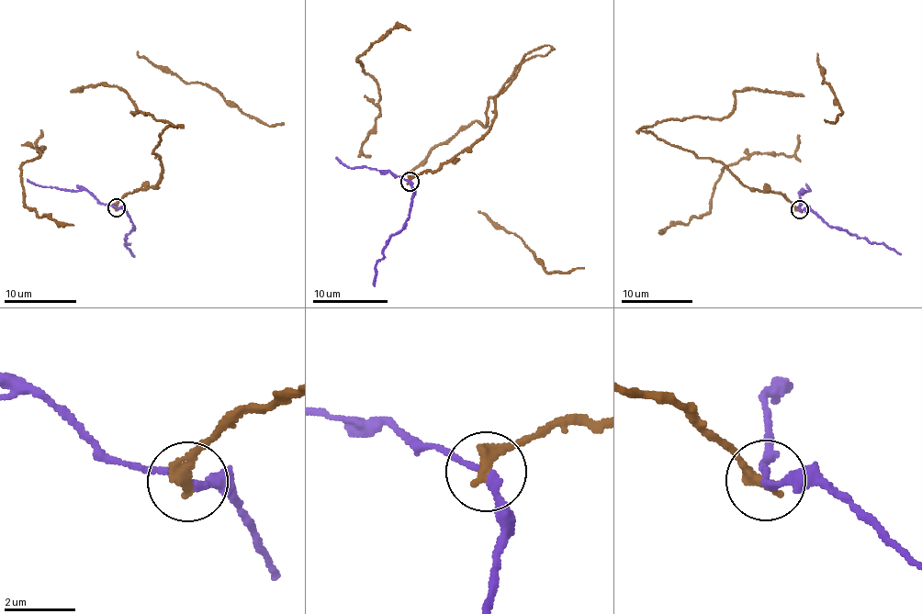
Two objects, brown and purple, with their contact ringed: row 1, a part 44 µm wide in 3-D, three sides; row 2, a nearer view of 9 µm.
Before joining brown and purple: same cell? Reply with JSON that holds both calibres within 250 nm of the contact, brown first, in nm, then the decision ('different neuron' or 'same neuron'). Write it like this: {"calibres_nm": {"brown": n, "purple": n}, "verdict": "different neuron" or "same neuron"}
{"calibres_nm": {"brown": 360, "purple": 180}, "verdict": "different neuron"}

